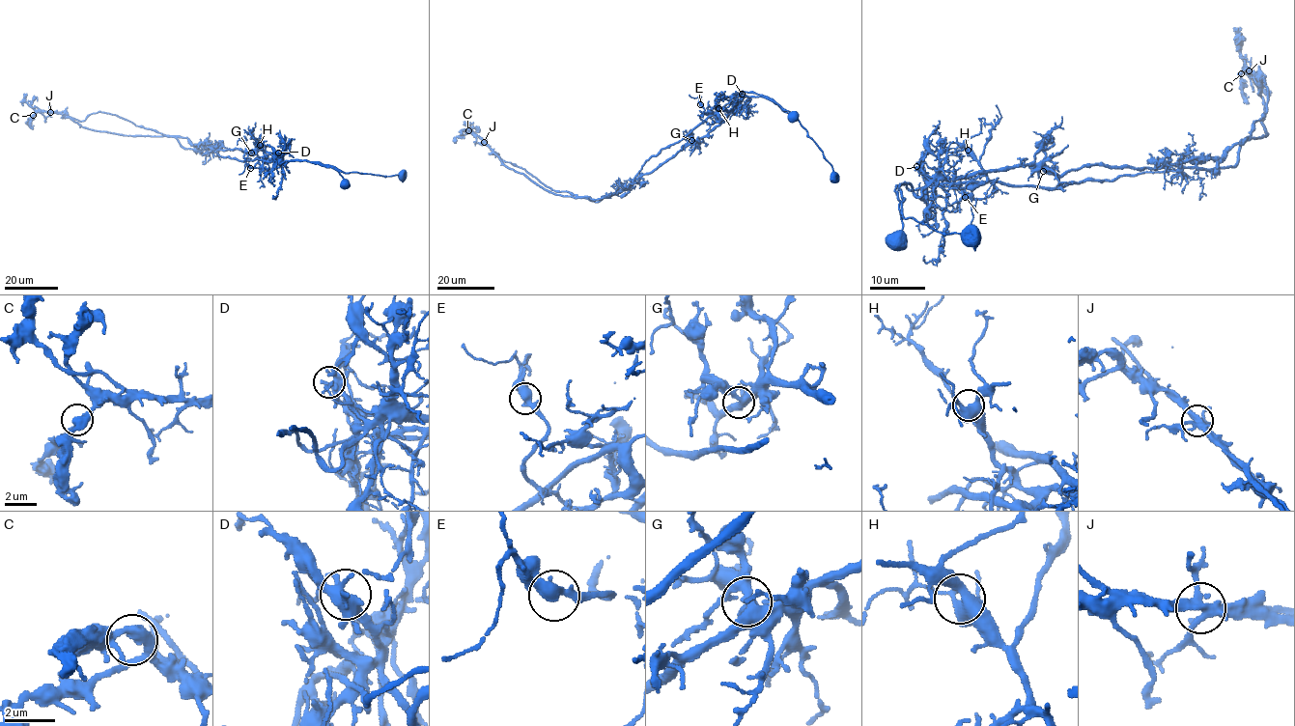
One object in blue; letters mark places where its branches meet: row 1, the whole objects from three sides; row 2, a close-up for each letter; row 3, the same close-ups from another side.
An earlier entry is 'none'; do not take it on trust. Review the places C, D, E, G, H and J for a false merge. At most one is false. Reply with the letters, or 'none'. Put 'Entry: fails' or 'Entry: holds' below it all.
J
Entry: fails

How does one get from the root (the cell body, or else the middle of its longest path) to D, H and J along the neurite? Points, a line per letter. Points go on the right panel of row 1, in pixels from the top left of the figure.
D: (897, 240), (902, 224), (898, 207), (903, 200), (900, 183), (910, 182), (919, 197), (929, 183), (916, 166)
H: (897, 240), (902, 203), (896, 186), (907, 184), (912, 190), (968, 185), (981, 167), (968, 150)
J: (897, 240), (900, 183), (919, 197), (937, 180), (1022, 165), (1055, 175), (1168, 167), (1267, 136), (1250, 70)

